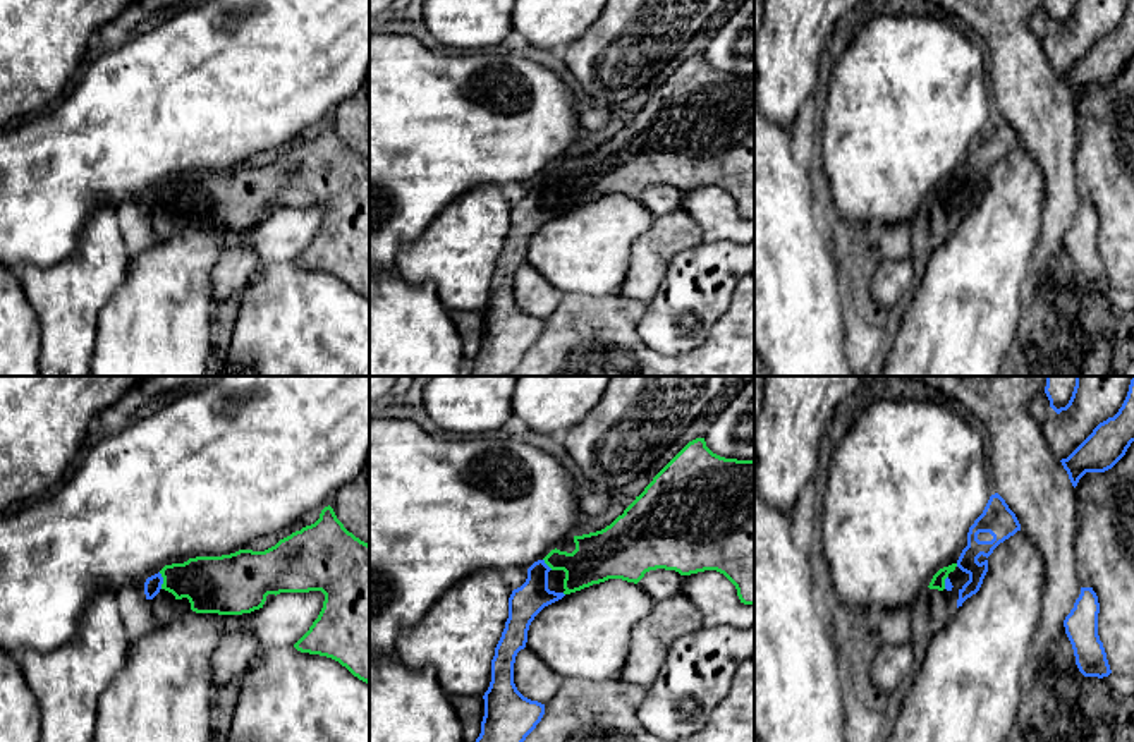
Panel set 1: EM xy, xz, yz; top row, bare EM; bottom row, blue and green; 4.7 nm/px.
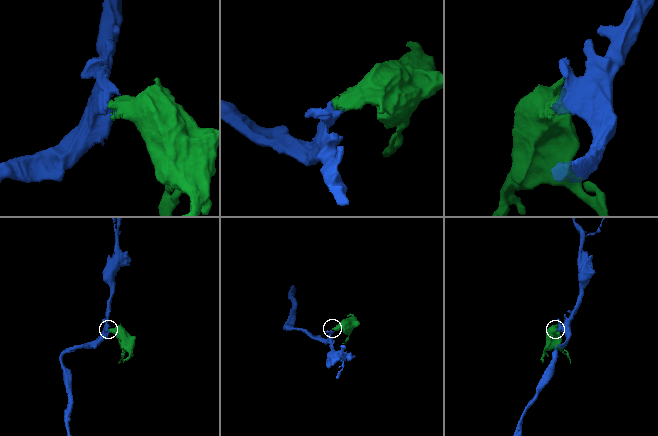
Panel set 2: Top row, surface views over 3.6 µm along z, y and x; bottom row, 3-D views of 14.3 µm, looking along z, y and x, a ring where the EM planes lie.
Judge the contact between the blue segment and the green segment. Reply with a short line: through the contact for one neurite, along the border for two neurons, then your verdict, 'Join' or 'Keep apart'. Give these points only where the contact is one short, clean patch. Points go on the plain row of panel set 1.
Line: xy (153, 200), (162, 196), (205, 196), (213, 200). Join

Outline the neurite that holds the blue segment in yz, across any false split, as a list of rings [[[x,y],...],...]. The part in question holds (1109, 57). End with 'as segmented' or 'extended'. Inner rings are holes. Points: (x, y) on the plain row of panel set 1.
[[[1134,0],[1113,33],[1100,38],[1093,48],[1067,72],[1062,81],[1076,103],[1086,88],[1112,84],[1134,57]]] | as segmented

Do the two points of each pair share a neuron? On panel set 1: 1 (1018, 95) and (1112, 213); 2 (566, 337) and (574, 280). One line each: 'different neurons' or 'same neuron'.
1: different neurons
2: different neurons

